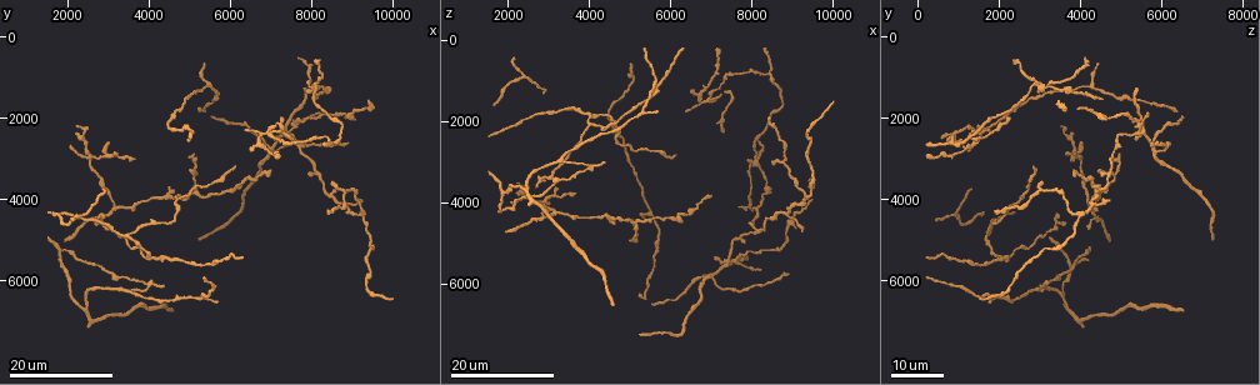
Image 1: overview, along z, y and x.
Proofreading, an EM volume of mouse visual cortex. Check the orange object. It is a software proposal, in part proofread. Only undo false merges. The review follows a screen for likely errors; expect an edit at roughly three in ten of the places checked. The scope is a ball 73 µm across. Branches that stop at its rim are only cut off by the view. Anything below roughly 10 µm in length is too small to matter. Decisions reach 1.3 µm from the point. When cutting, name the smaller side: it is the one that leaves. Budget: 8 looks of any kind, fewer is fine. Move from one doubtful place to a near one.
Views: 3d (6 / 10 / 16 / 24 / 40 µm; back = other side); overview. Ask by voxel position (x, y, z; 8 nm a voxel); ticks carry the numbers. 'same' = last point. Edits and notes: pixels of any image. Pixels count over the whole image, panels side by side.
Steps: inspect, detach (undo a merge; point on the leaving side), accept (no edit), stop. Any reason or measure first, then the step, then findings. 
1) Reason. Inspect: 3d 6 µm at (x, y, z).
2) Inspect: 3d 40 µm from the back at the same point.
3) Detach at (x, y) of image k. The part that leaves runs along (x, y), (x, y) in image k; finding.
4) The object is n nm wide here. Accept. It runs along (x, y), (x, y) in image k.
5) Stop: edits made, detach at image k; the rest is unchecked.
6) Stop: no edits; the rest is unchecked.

Inspect: 3d 16 µm at (9250, 4350, 4000).

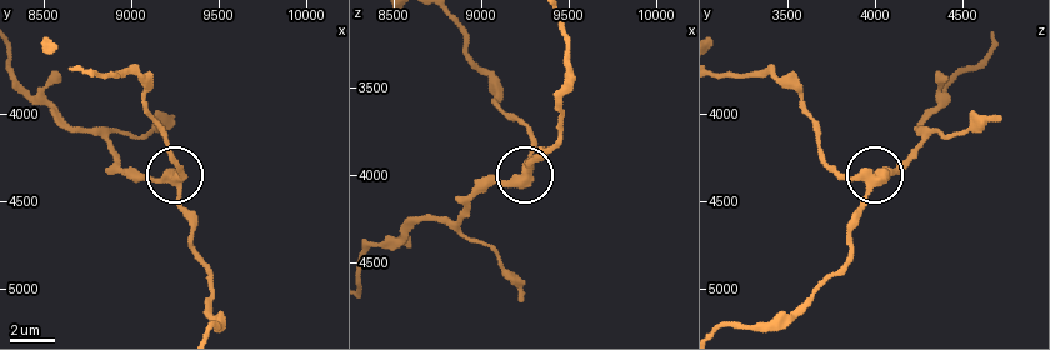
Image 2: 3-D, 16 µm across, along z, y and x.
Zoom in. Inspect: 3d 6 µm at (9260, 4400, 3980).

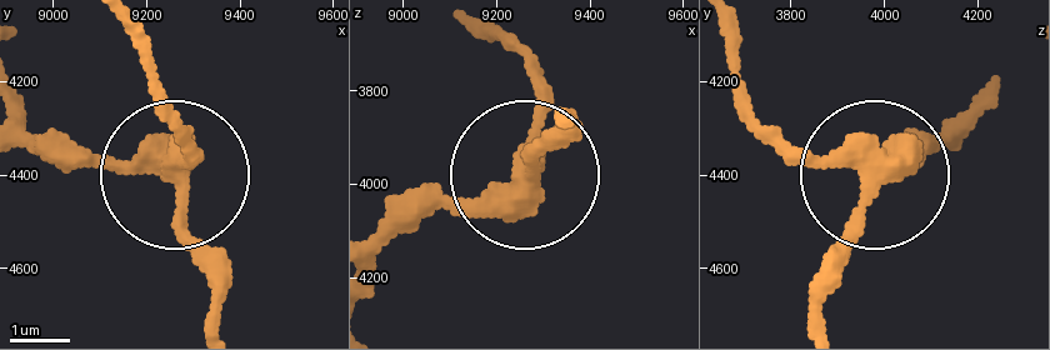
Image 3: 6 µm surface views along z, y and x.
Accept. Continuous, no second neuron.

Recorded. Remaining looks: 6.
Arms part here. Inspect: 3d 16 µm at (7450, 2300, 5450).

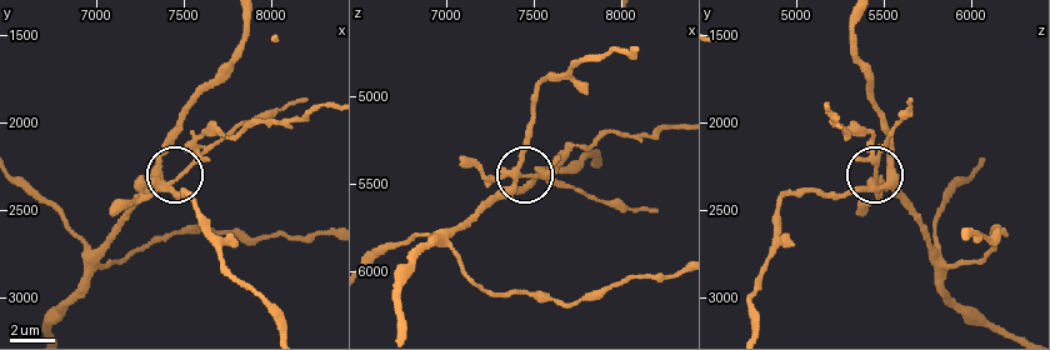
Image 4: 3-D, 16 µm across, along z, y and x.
Inspect: 3d 10 µm at (7380, 2340, 5460).

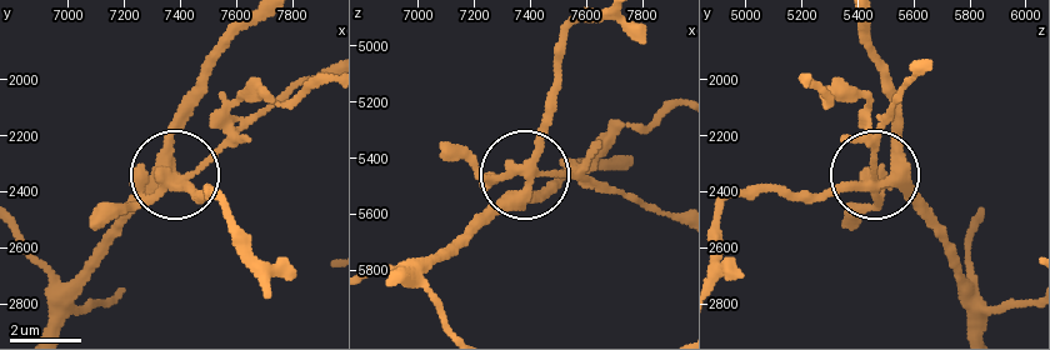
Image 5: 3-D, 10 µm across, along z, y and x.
The object is 290 nm wide here. Detach at (475, 164) of image 5. The part that leaves runs along (875, 179), (864, 108), (840, 99), (821, 108), (804, 80) in image 5; two neurons meet here.

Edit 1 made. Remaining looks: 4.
Three arms meet. Inspect: 3d 16 µm at (5450, 1250, 4150).

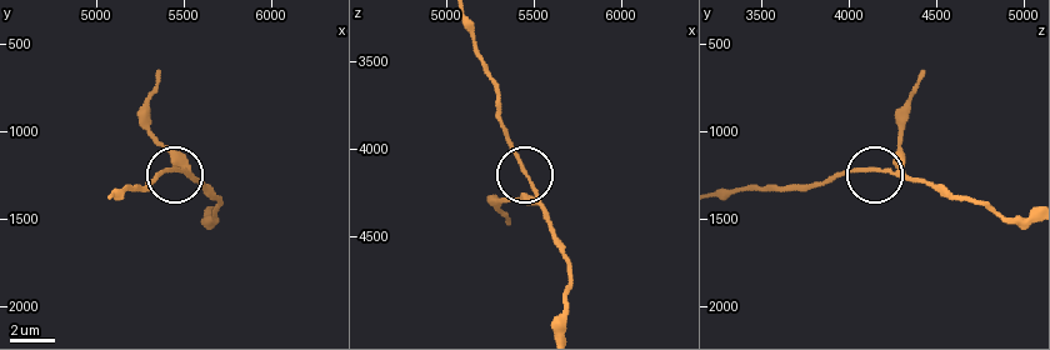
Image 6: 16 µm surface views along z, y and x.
Inspect: 3d 10 µm at (5500, 1240, 4180).

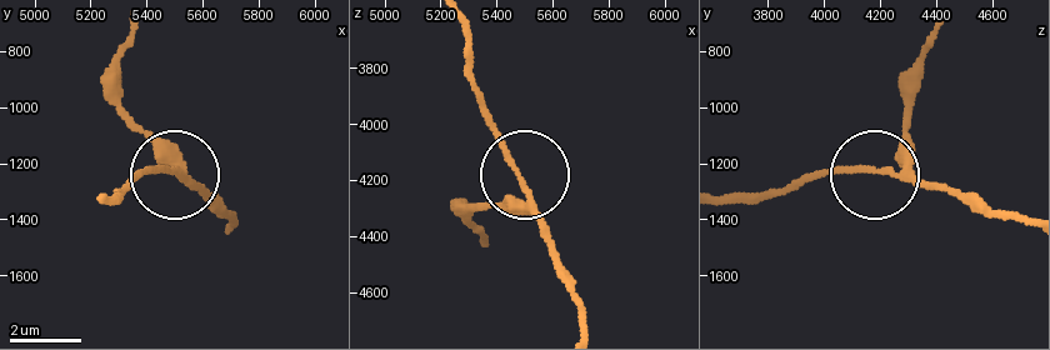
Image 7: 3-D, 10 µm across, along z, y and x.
Accept. It runs along (229, 228), (186, 176), (133, 174) in image 7; continuous, no second neuron.

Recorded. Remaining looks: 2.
Side arm on a straight run. Inspect: 3d 24 µm at (2850, 4500, 4350).

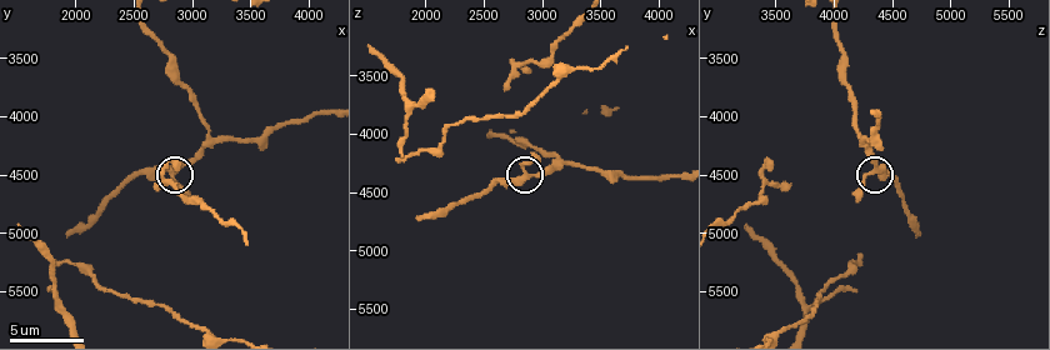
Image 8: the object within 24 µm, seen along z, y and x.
Inspect: 3d 6 µm at (2840, 4460, 4360).

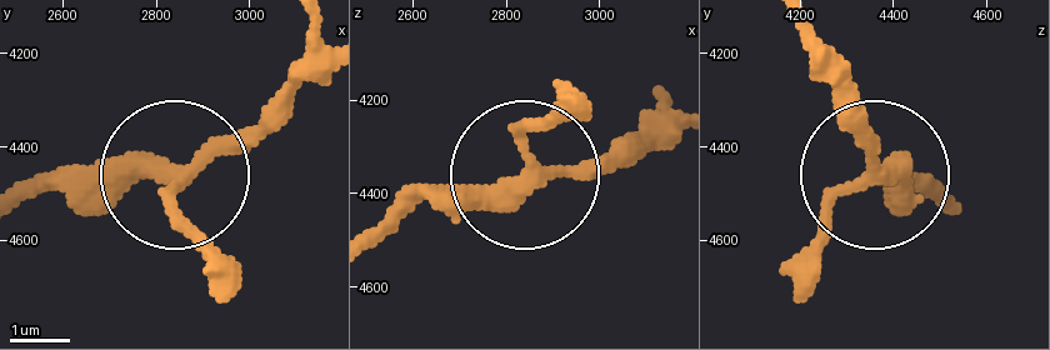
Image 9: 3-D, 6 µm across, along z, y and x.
The side arm is 74 µm long. Accept. It runs along (325, 64), (181, 174), (181, 208), (216, 263) in image 9; one neuron here.

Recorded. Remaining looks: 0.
Stop: edits made, detach at image 5; the rest is unchecked.

